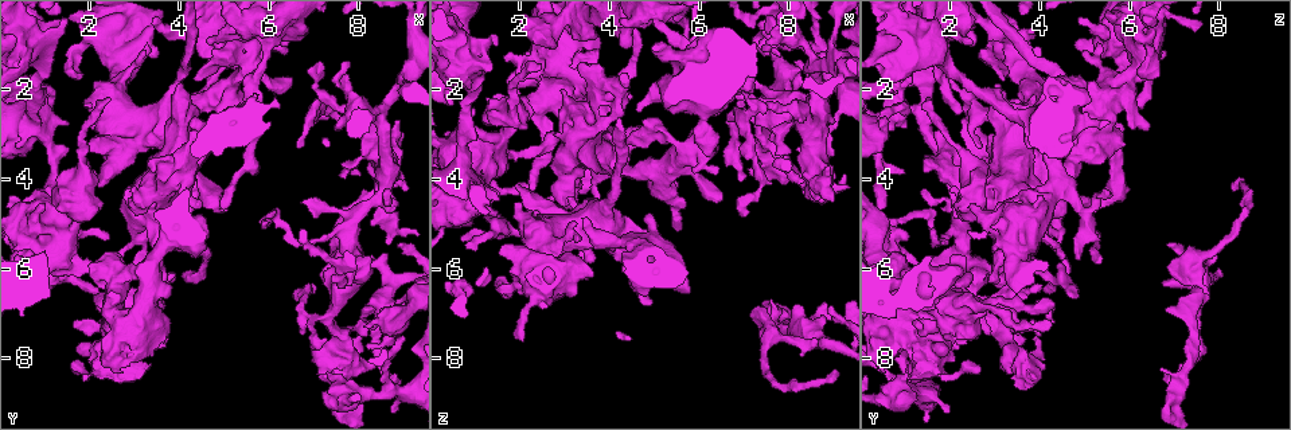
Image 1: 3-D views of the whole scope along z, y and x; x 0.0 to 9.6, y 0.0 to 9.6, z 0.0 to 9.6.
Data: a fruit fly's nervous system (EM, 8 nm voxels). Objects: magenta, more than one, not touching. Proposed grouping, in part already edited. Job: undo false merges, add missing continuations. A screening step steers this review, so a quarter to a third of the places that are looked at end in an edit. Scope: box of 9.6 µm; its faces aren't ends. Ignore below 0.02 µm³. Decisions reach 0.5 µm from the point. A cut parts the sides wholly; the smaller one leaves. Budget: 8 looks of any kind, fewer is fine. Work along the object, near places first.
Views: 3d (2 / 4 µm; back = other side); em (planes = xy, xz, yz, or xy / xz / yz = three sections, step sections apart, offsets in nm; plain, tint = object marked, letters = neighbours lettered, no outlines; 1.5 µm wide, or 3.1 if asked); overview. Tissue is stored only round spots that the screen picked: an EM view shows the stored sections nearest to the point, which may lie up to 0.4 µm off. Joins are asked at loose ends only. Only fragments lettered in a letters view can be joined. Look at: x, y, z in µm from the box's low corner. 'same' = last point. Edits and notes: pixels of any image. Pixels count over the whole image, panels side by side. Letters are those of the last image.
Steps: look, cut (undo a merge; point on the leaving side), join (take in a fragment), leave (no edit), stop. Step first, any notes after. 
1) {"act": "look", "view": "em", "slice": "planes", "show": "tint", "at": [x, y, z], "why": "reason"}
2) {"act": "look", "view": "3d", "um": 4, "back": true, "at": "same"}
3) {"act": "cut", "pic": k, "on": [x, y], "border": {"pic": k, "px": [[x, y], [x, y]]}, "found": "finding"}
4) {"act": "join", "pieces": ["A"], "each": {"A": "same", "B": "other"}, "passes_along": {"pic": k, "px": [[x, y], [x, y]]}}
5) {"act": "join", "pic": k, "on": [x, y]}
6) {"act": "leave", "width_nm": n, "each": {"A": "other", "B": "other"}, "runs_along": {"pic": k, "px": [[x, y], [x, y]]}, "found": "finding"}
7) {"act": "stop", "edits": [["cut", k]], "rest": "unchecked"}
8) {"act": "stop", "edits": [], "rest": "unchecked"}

{"act": "look", "view": "em", "slice": "yz", "step": 4, "show": "tint", "at": [2.35, 7.20, 4.25], "why": "free end"}

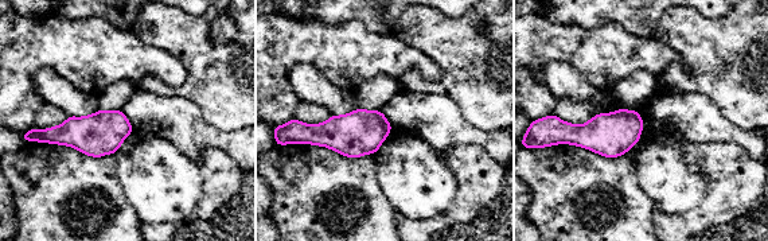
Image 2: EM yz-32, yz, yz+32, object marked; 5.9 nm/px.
{"act": "look", "view": "em", "slice": "yz", "step": 4, "show": "letters", "at": "same"}

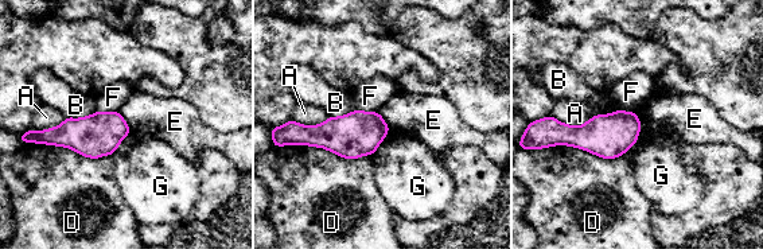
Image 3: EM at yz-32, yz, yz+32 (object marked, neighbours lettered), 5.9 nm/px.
{"act": "leave", "each": {"A": "other", "B": "other", "D": "other", "E": "other", "F": "other", "G": "other"}, "border": {"pic": 3, "px": [[618, 109], [579, 125], [551, 116]]}, "found": "none of them fits"}

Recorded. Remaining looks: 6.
{"act": "look", "view": "em", "slice": "planes", "show": "letters", "at": [8.65, 4.25, 1.40], "why": "free end"}

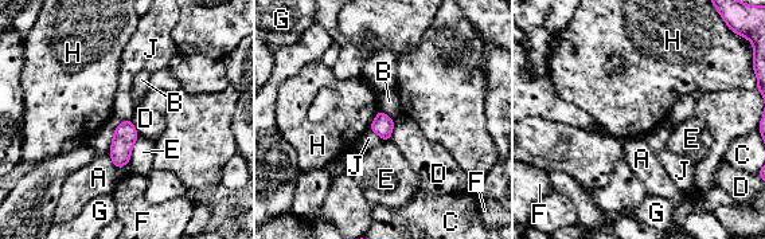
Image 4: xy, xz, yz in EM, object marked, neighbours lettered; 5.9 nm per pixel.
{"act": "leave", "longest_contact_nm": ["J", 260], "each": {"A": "other", "B": "other", "C": "other", "D": "other", "E": "other", "F": "other", "G": "other", "H": "other", "J": "other"}, "found": "no lettered fragment goes on from it"}

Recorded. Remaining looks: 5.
{"act": "look", "view": "3d", "um": 2, "at": [7.15, 1.40, 1.80], "why": "free end"}

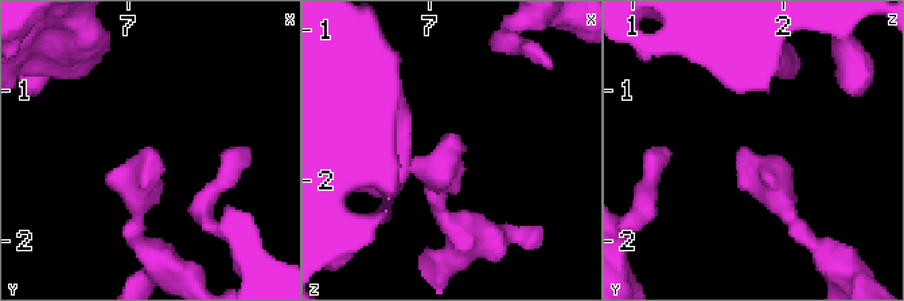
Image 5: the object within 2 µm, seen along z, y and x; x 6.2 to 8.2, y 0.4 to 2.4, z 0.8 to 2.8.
{"act": "look", "view": "em", "slice": "planes", "show": "tint", "at": [7.12, 1.36, 1.74], "why": "need the tissue"}

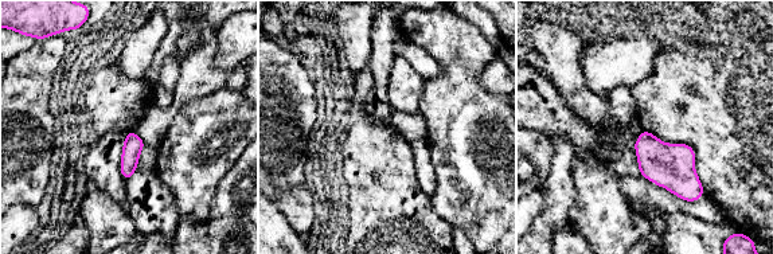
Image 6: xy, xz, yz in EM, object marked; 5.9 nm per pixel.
{"act": "look", "view": "em", "slice": "planes", "show": "letters", "at": "same", "why": "what lies round it"}

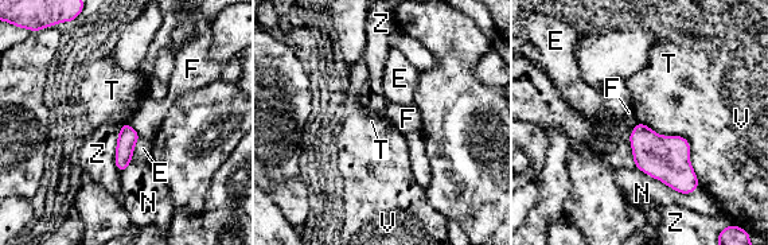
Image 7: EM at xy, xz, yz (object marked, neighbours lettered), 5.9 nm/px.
{"act": "leave", "width_nm": 110, "each": {"E": "other", "F": "other", "N": "other", "T": "other", "V": "other", "Z": "other"}, "found": "none of them fits"}

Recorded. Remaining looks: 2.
{"act": "stop", "edits": [], "rest": "unchecked"}

